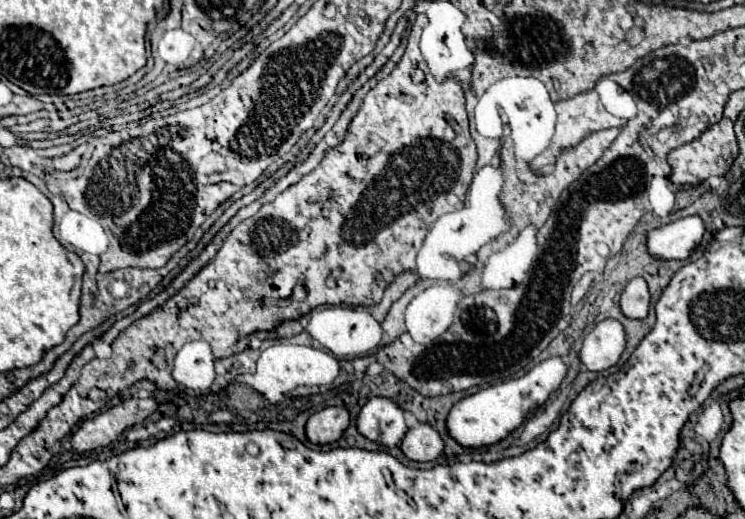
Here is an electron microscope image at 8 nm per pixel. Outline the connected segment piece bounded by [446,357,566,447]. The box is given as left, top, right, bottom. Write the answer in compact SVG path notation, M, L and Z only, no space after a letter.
M550 357L538 363L532 371L528 371L520 379L512 379L460 399L446 417L448 435L462 447L486 447L502 441L526 419L528 413L532 413L542 401L550 397L552 391L558 389L564 375L566 375L566 365L562 363L562 359Z

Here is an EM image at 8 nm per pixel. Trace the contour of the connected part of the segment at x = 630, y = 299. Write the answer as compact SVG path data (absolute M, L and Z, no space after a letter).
M642 277L632 279L620 293L620 311L628 319L646 319L650 307L650 293Z

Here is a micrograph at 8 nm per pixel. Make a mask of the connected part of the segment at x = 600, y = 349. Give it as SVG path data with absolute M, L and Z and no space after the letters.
M606 319L586 335L578 357L588 371L606 371L618 363L624 347L626 335L622 323Z

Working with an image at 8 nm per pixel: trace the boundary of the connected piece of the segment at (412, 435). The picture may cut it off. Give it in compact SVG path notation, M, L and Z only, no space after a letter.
M420 423L418 427L408 429L400 445L400 451L412 461L434 461L442 449L444 443L438 431L428 423Z

